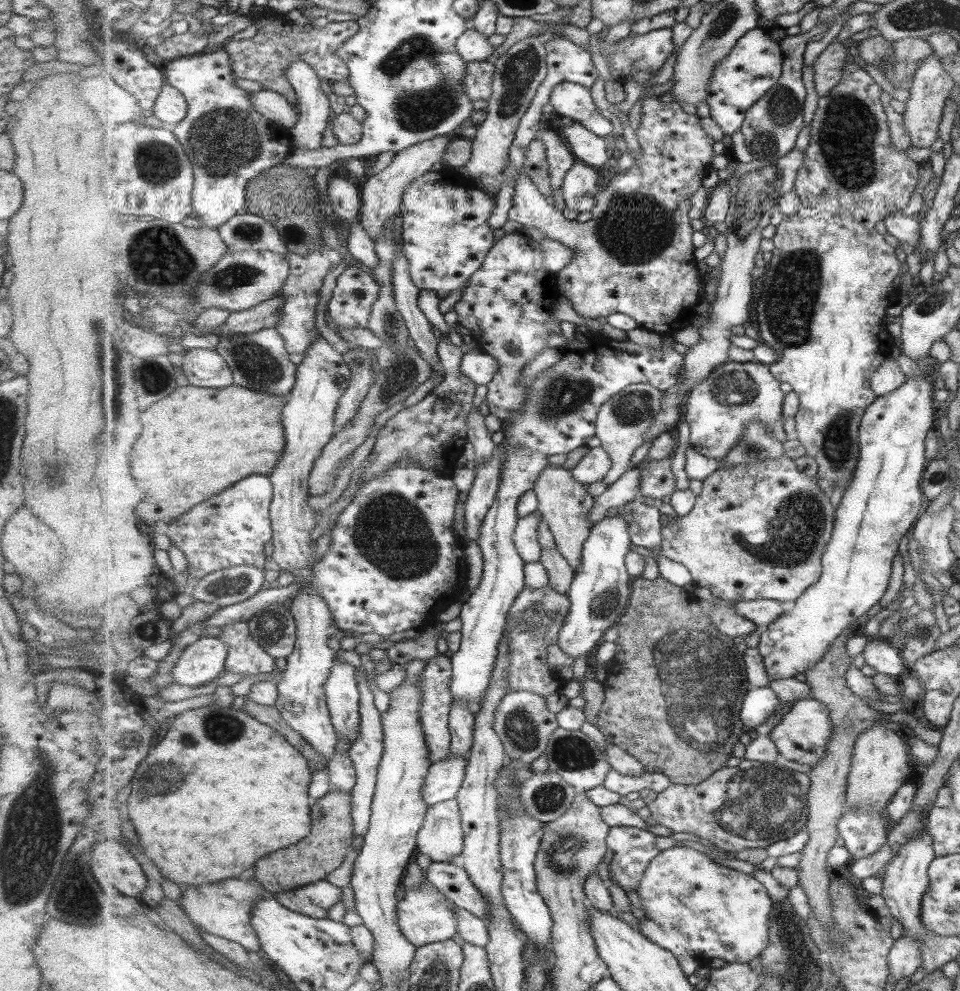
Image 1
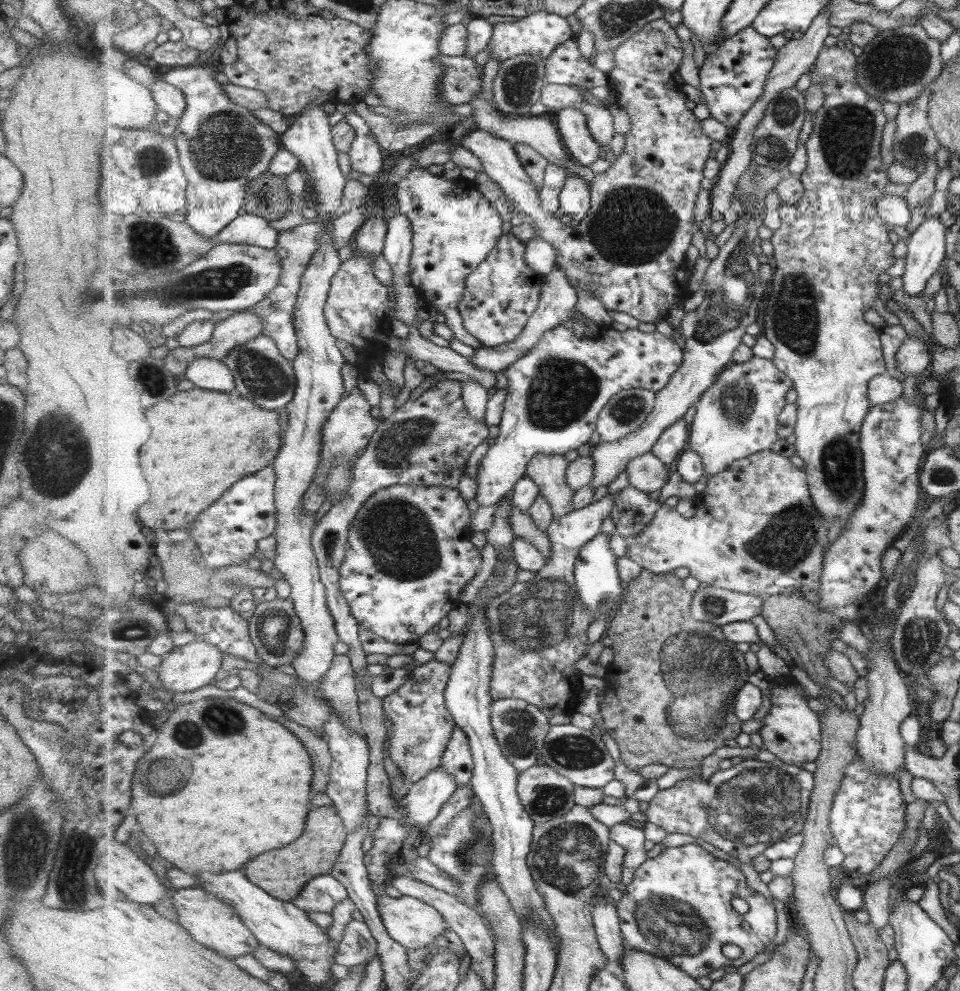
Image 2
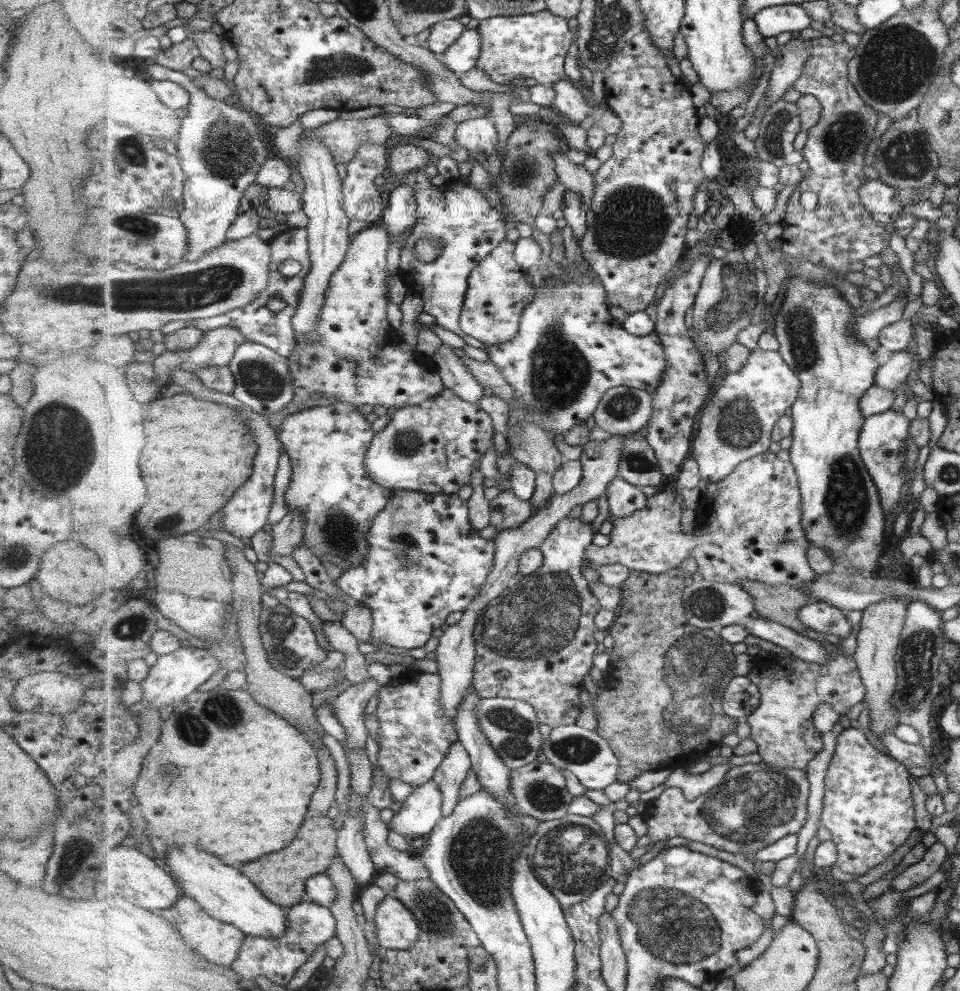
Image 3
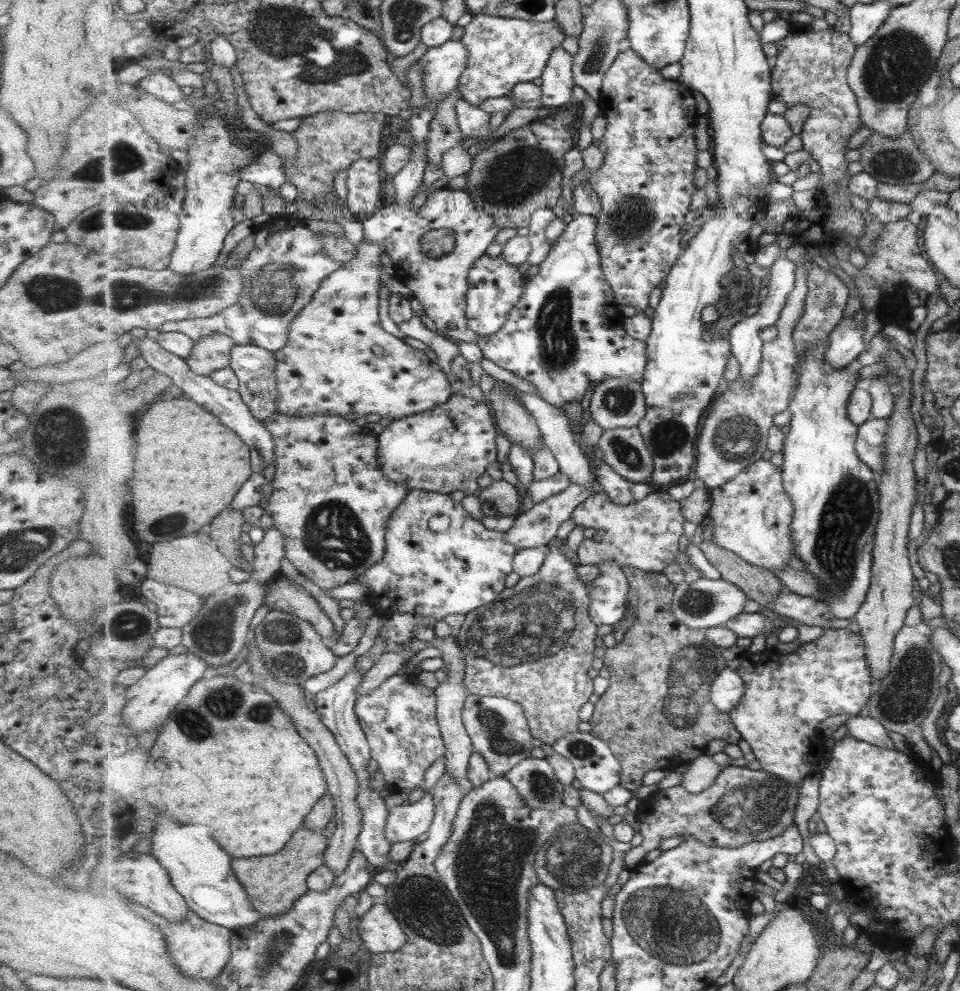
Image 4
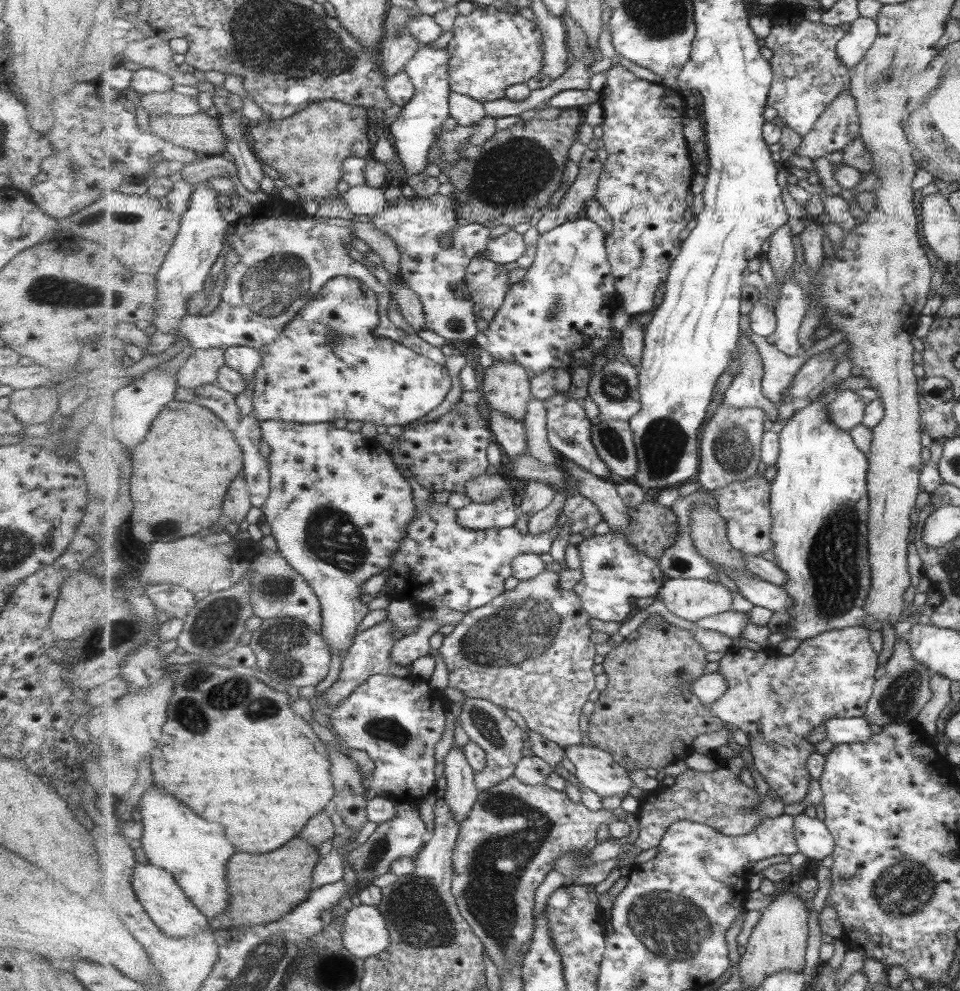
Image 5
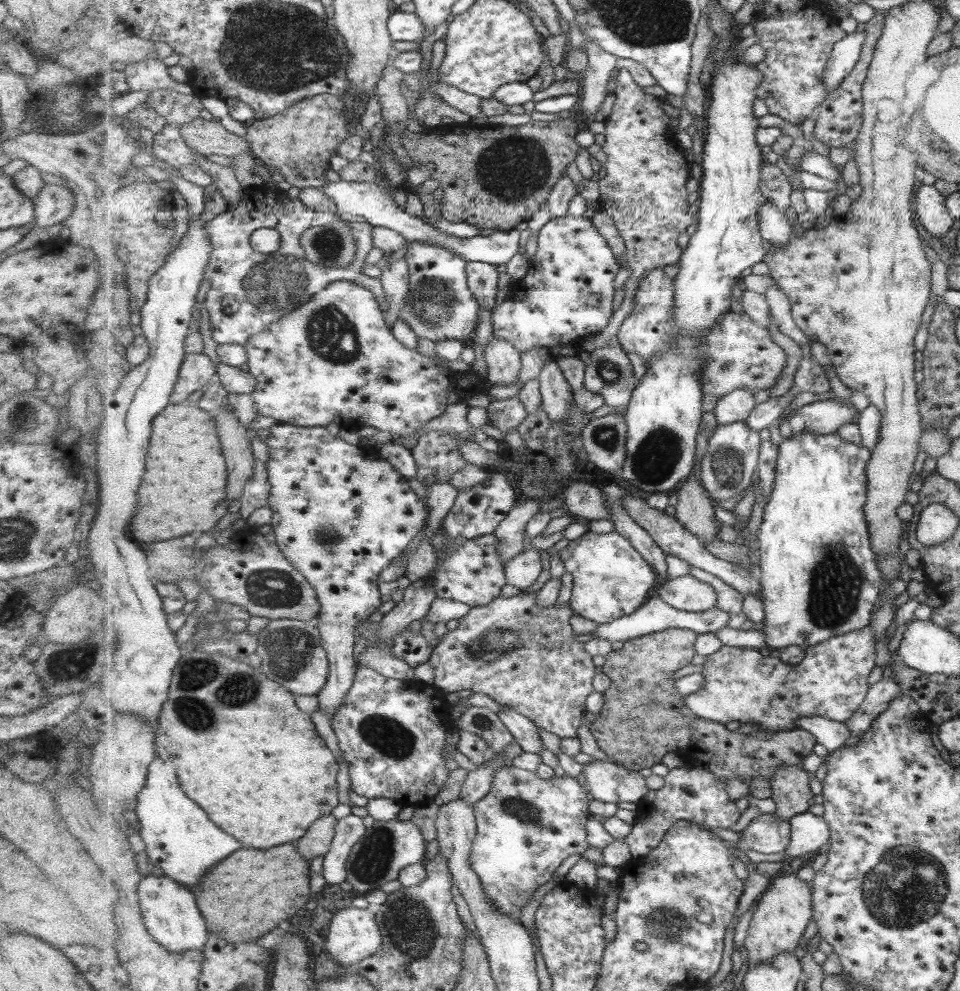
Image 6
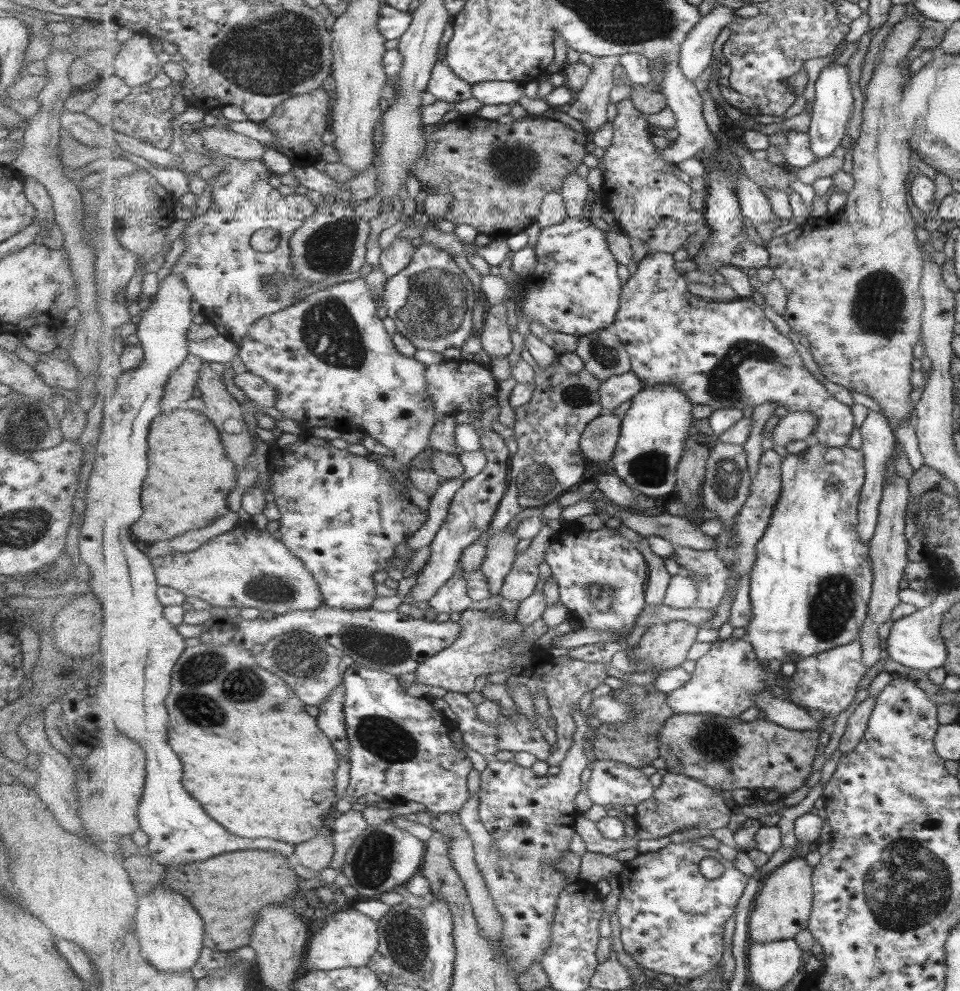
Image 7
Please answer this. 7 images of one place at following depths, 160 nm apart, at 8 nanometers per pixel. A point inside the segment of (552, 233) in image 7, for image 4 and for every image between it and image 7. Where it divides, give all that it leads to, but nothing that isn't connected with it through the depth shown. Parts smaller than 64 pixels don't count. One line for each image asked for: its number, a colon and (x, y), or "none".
4: (566, 334)
5: (560, 317)
6: (568, 295)

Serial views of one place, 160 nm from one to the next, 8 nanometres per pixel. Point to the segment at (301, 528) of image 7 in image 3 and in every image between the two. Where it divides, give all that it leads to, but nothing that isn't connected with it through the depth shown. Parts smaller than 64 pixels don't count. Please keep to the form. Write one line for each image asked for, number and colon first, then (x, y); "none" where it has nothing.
3: (328, 444)
4: (330, 499)
5: (339, 507)
6: (341, 514)

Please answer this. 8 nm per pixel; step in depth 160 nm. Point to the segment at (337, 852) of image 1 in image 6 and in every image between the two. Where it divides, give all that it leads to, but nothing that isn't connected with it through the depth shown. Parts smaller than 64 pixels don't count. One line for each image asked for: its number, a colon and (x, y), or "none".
2: (284, 873)
3: (283, 878)
4: (276, 883)
5: (261, 894)
6: (255, 899)

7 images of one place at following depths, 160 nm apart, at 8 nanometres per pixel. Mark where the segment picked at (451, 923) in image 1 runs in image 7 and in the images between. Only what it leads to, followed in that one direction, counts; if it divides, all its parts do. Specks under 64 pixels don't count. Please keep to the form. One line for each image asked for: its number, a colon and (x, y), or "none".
2: (411, 922)
3: (398, 928)
4: (381, 931)
5: (366, 933)
6: (354, 934)
7: (350, 938)

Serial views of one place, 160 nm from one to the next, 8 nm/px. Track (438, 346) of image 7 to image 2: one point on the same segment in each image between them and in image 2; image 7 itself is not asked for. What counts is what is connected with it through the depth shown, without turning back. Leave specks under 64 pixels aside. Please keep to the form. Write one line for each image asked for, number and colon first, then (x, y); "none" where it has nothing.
2: (455, 228)
3: (469, 228)
4: (441, 285)
5: (438, 274)
6: (442, 307)

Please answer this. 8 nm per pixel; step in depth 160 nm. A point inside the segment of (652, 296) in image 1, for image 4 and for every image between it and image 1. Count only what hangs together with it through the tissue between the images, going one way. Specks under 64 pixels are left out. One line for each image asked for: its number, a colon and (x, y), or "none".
2: (630, 251)
3: (637, 230)
4: (646, 185)

